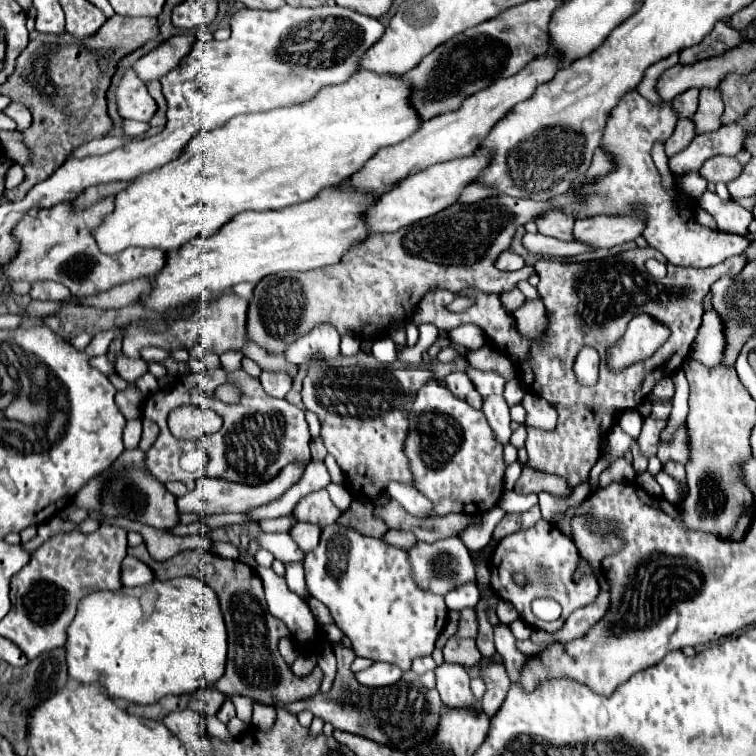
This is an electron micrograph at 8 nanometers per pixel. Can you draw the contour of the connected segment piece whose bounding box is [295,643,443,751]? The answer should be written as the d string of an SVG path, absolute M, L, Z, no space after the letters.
M335 643L333 651L337 657L337 675L333 689L327 695L317 693L315 697L311 697L311 701L295 703L299 705L299 709L311 709L315 717L321 717L325 723L331 723L339 731L355 733L399 751L407 751L409 747L421 743L421 739L429 739L429 735L433 735L441 719L443 705L435 689L427 689L417 681L397 681L389 687L369 689L357 683L355 673L349 669L355 653L341 643Z

